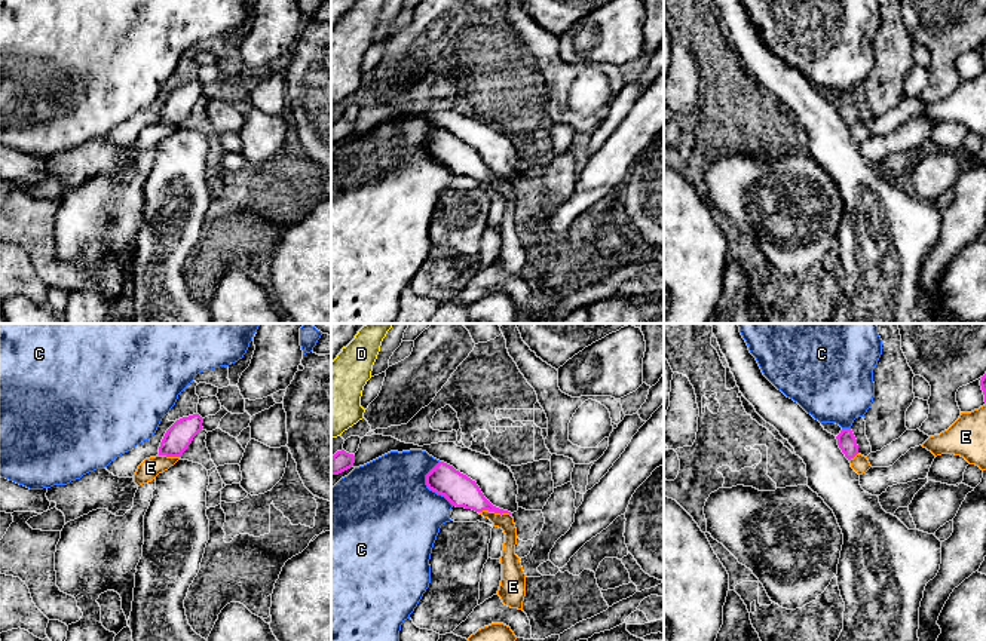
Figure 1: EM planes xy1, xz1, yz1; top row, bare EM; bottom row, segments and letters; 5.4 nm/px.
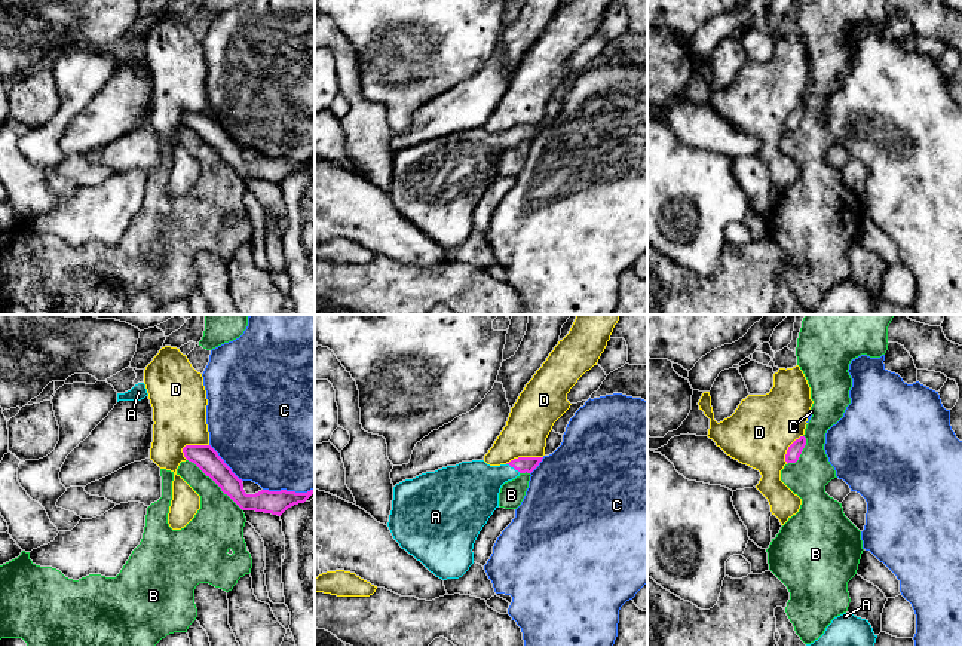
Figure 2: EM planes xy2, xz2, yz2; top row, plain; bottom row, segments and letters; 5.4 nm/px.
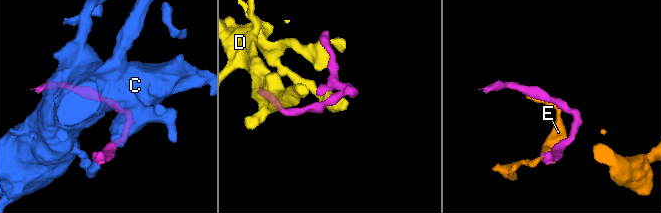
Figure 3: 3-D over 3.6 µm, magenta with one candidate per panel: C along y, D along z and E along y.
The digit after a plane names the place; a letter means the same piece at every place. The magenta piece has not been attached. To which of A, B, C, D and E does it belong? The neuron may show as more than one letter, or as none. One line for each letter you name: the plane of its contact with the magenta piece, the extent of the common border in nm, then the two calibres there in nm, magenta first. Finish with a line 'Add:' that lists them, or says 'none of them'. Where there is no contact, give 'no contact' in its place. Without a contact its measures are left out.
A: meets magenta in xz2; contact 90 nm long; 90 nm thick on the magenta side, 280 nm on the other
Add: A

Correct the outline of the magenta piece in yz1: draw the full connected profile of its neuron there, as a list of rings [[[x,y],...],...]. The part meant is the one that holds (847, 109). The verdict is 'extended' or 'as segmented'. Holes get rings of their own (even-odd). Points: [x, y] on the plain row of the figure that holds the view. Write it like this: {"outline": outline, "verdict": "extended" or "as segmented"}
{"outline": [[[842,96],[836,107],[839,116],[848,128],[854,126],[858,122],[857,107],[851,96]]], "verdict": "as segmented"}

